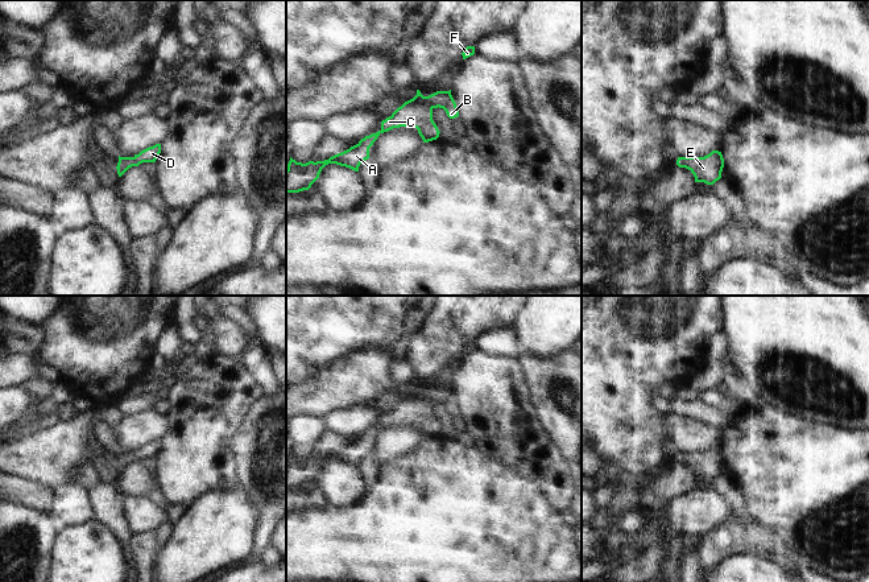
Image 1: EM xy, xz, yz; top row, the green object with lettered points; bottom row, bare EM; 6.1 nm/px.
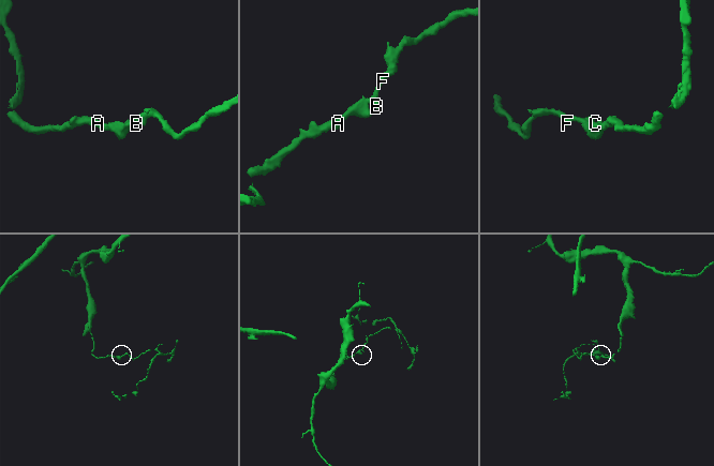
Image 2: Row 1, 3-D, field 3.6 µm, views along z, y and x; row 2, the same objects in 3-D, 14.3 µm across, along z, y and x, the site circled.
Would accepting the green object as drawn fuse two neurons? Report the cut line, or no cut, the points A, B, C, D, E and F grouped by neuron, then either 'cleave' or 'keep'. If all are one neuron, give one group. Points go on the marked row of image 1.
cut none; groups A B C D E F; keep

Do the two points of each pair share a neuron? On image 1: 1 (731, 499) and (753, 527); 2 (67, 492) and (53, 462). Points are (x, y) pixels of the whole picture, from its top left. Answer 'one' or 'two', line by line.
1: two
2: two

